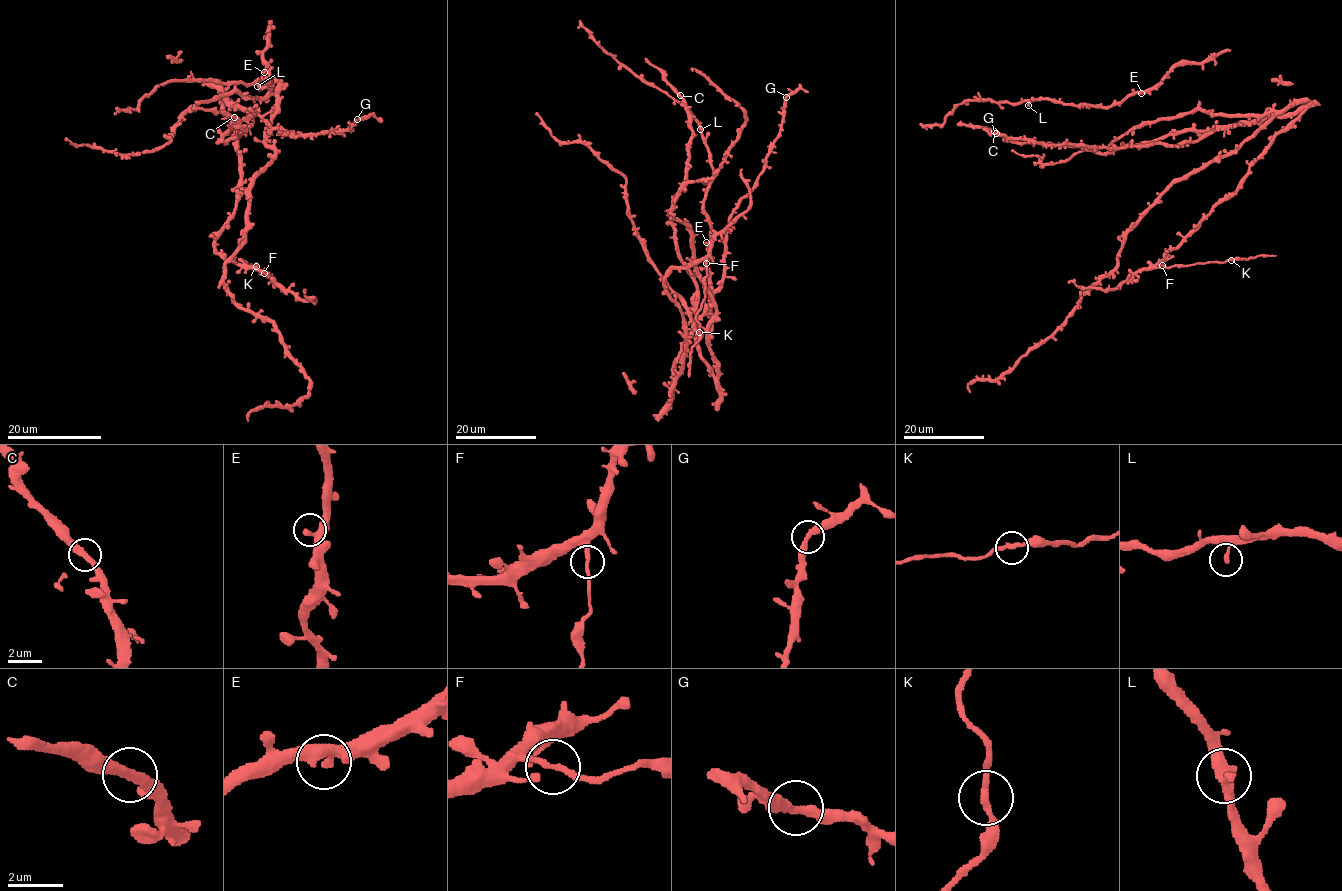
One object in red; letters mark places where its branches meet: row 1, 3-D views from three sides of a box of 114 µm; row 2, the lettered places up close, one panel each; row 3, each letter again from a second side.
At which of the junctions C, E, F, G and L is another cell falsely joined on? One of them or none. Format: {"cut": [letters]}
{"cut": ["F"]}

